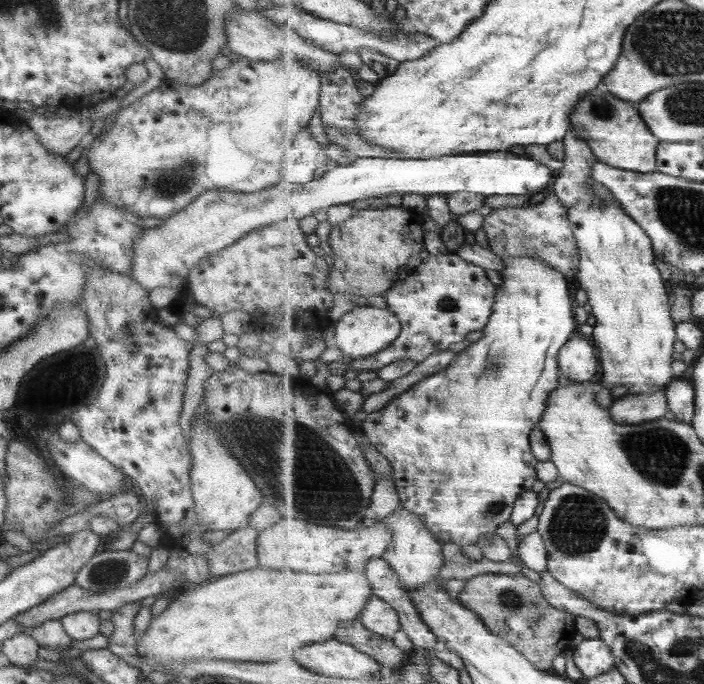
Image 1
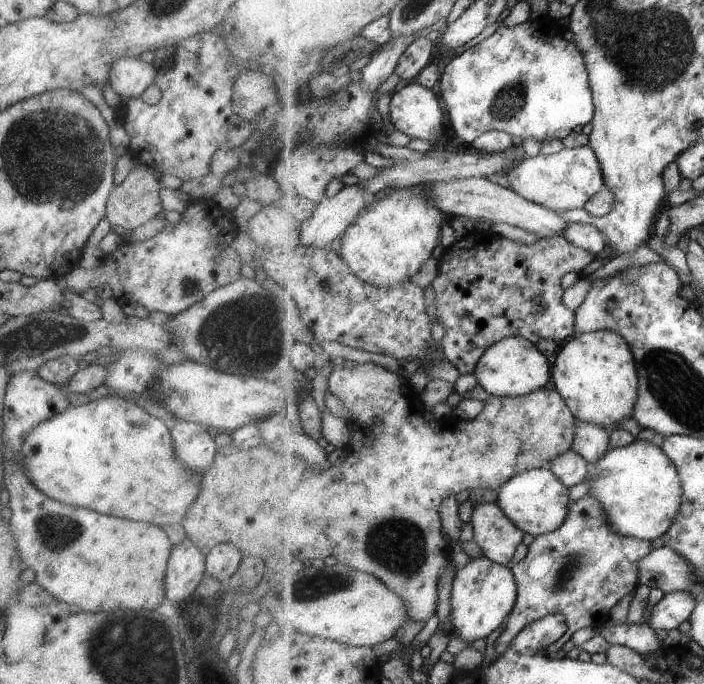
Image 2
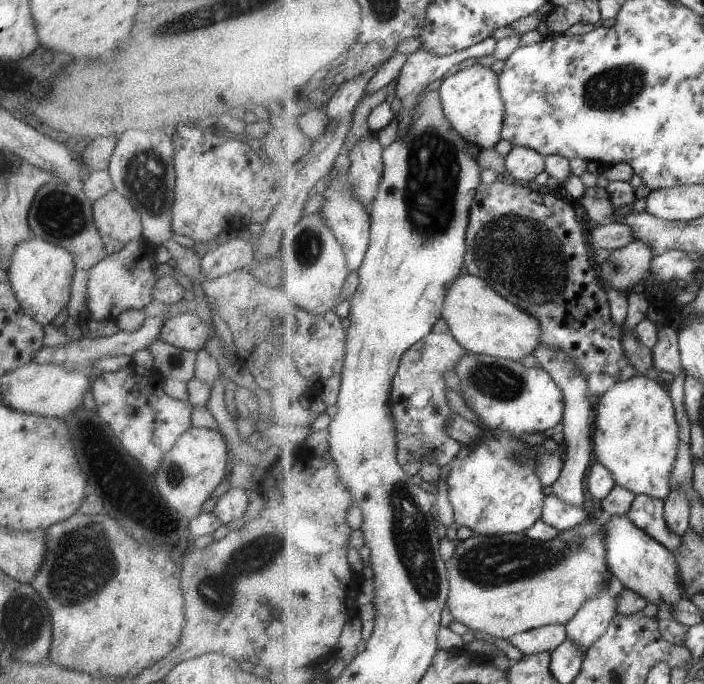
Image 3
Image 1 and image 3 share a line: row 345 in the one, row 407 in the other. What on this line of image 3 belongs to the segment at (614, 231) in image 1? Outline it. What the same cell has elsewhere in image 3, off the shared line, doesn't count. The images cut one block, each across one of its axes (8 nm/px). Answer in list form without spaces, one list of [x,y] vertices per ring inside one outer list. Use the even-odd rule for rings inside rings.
[[[638,374],[617,382],[600,396],[596,406],[592,446],[597,462],[613,472],[615,482],[638,494],[666,500],[672,490],[671,474],[679,458],[680,426],[675,418],[675,404],[667,388]]]

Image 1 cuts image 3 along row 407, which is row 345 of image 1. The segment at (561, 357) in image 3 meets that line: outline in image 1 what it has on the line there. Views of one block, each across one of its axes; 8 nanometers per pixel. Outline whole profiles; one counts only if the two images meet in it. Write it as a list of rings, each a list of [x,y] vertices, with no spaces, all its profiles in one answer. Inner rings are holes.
[[[576,334],[559,353],[562,375],[571,381],[588,383],[599,374],[598,349],[590,338]]]

